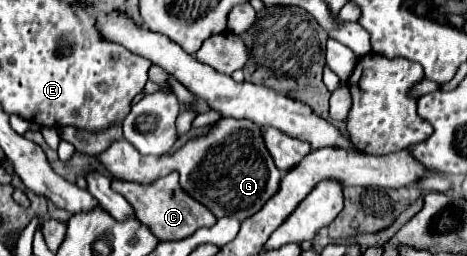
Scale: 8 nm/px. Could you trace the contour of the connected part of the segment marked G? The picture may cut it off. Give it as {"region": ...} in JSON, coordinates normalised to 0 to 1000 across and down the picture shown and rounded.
{"region":[[[473,461],[448,523],[405,547],[375,602],[353,609],[302,609],[272,547],[246,547],[229,586],[212,609],[212,633],[225,648],[233,680],[255,703],[276,711],[328,711],[340,688],[353,688],[370,664],[388,680],[388,727],[435,805],[443,805],[465,852],[490,844],[525,859],[559,820],[563,789],[593,750],[602,672],[585,641],[563,539],[559,492],[533,469]]]}

